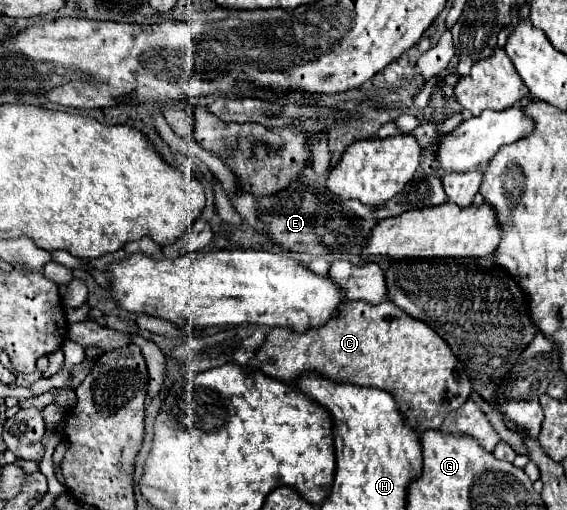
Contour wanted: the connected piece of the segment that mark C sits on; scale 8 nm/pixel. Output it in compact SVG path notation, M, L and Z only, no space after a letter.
M345 301L327 323L297 333L275 327L263 347L249 363L255 369L293 383L301 371L317 371L333 381L349 381L389 391L407 425L417 433L439 429L443 419L459 409L471 393L469 377L455 359L449 345L419 319L413 319L393 301L371 305L367 301Z

